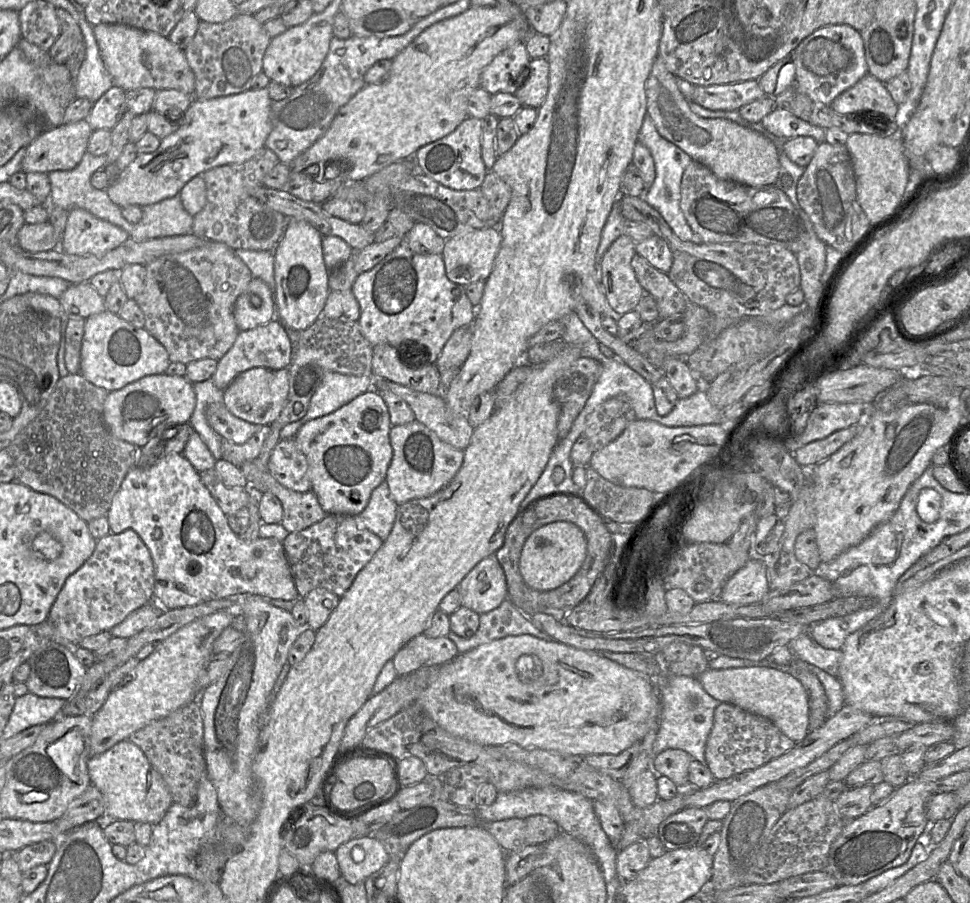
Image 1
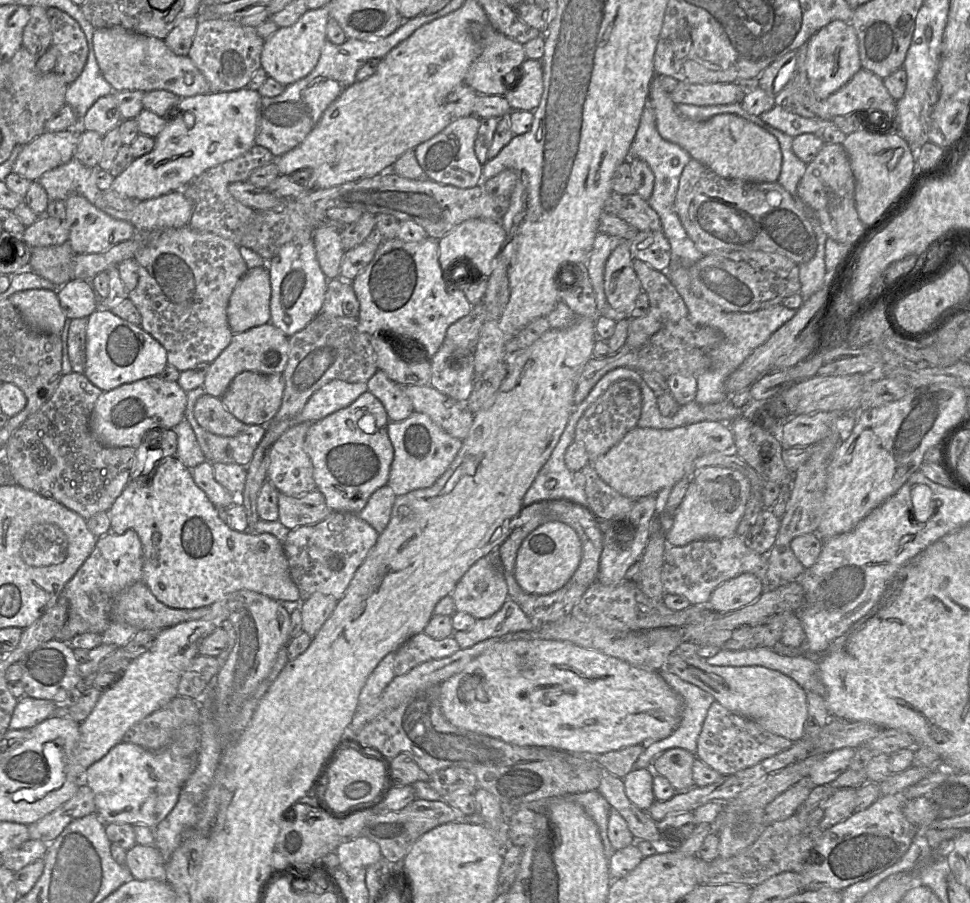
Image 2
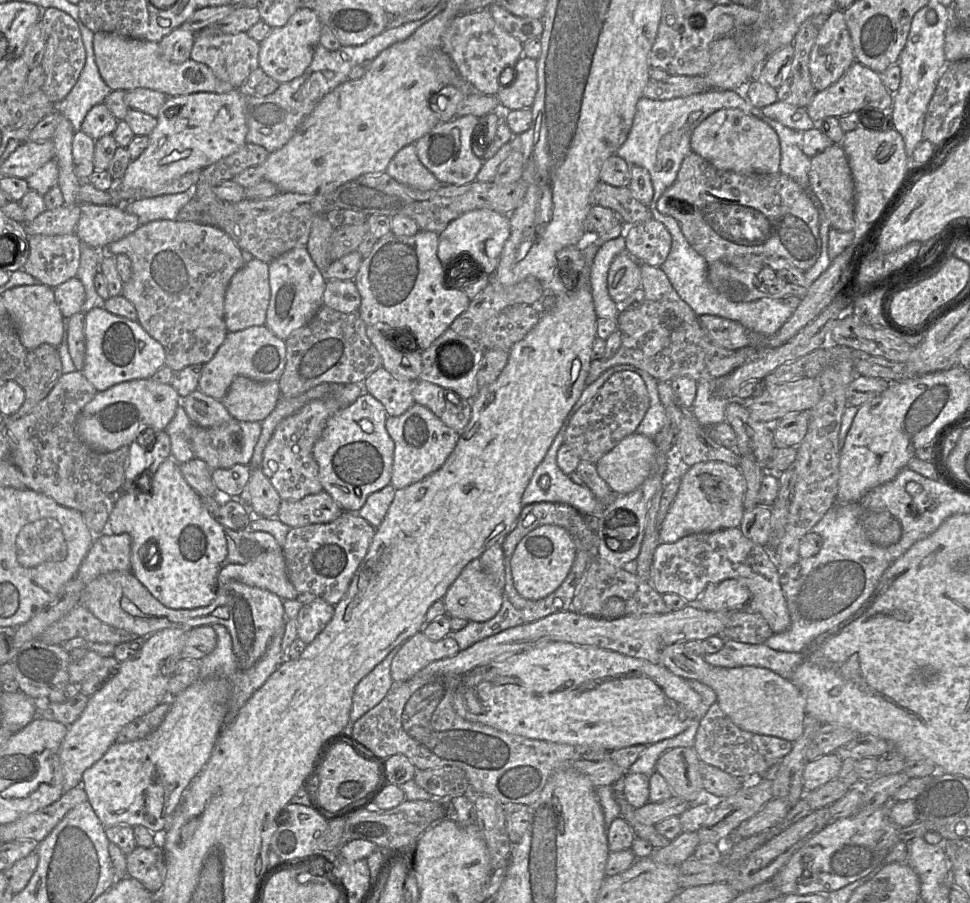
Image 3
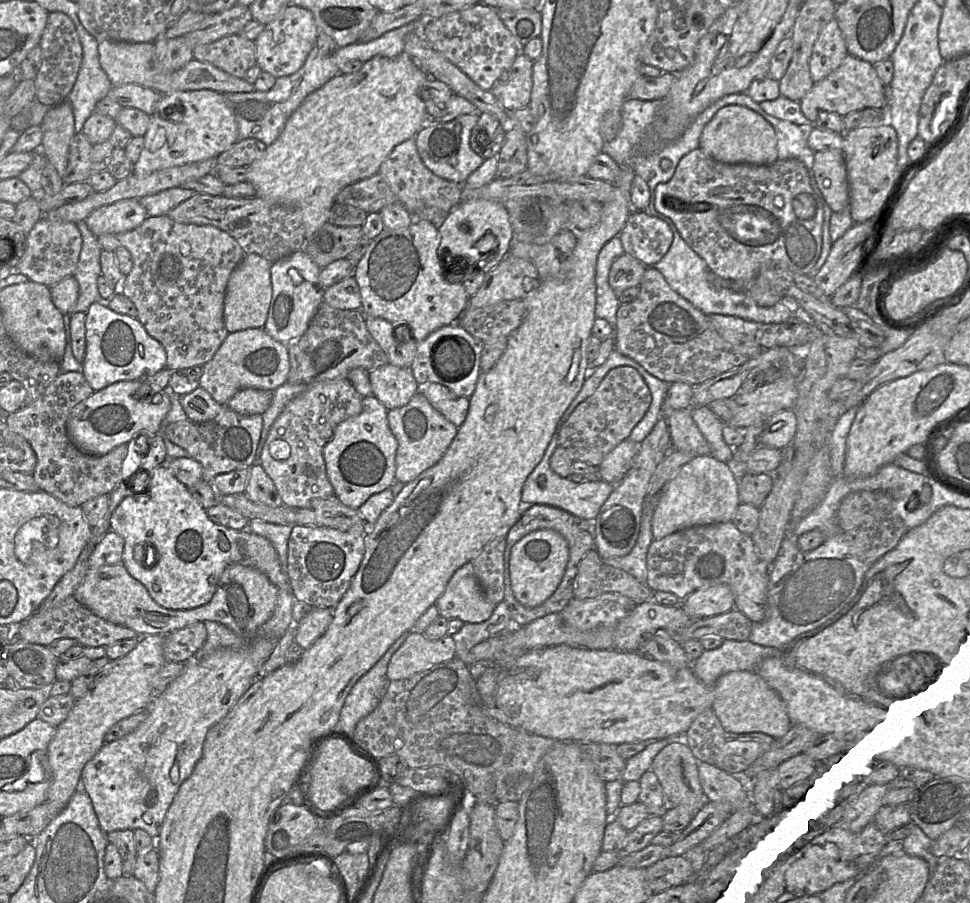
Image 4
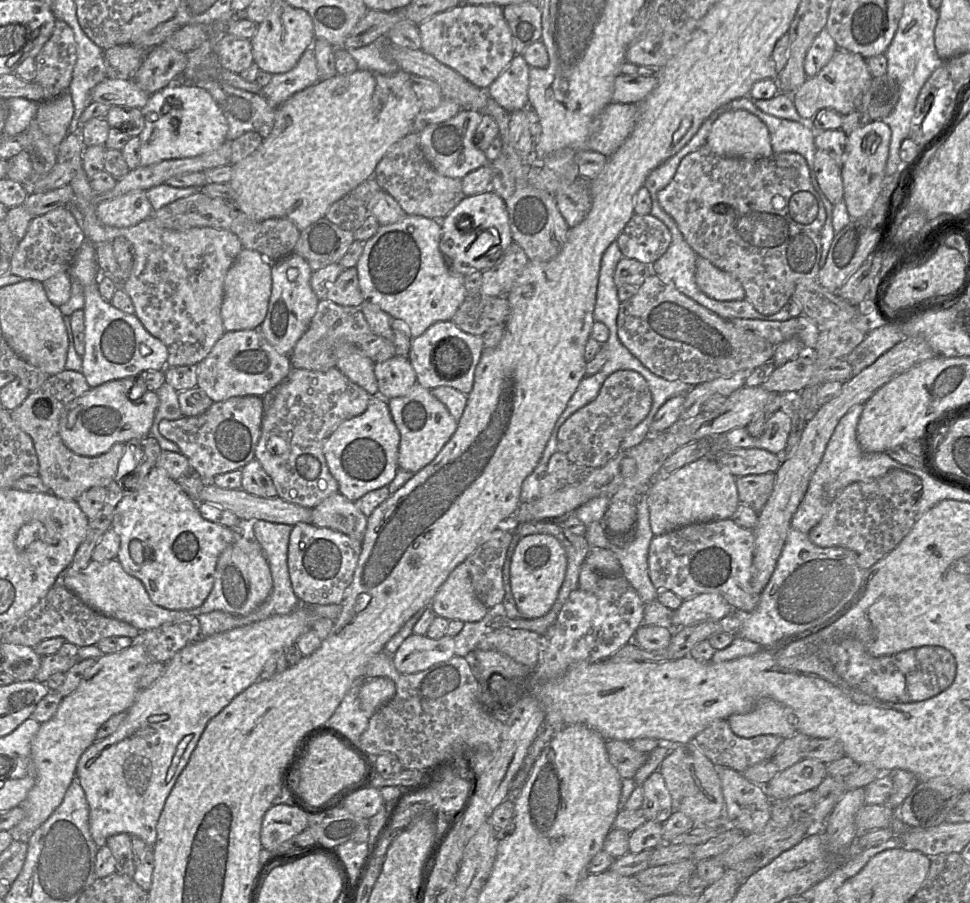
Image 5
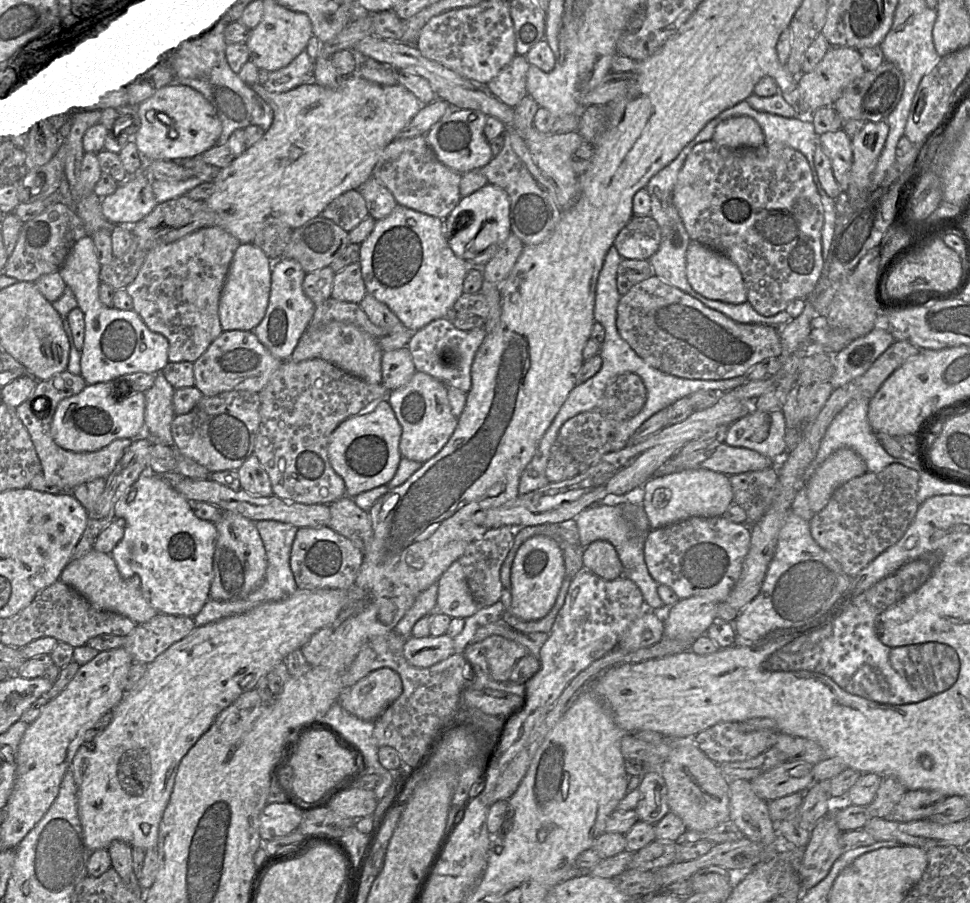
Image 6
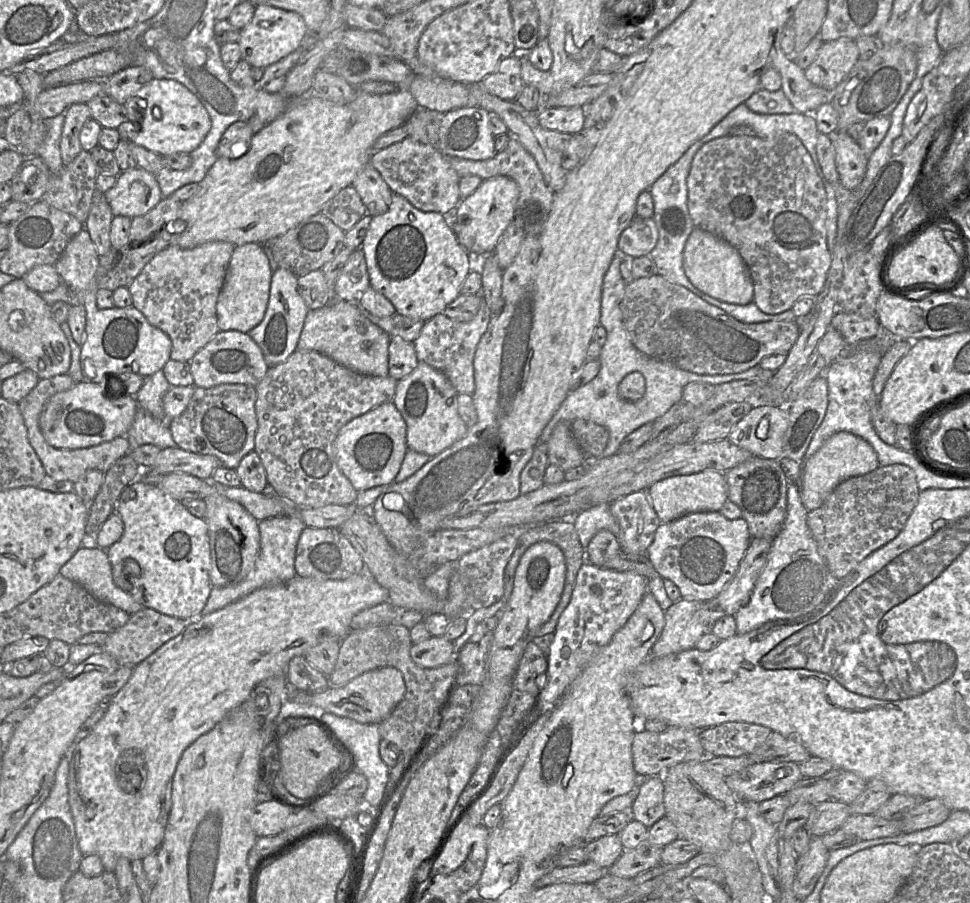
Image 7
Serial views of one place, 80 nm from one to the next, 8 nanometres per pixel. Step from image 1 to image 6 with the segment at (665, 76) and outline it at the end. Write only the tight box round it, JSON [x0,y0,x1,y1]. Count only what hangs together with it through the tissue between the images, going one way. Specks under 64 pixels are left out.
[712,116,765,149]

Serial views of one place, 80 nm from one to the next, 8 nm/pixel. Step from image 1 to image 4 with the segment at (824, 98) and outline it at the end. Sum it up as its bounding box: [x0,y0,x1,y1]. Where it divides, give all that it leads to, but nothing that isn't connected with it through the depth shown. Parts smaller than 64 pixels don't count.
[809,18,848,83]

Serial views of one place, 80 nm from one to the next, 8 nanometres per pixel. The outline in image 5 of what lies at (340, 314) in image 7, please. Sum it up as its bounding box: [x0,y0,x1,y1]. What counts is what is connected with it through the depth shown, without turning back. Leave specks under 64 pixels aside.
[334,342,378,396]

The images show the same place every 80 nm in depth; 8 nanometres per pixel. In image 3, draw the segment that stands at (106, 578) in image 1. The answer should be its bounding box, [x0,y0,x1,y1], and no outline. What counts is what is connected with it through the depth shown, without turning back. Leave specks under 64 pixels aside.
[76,531,131,584]

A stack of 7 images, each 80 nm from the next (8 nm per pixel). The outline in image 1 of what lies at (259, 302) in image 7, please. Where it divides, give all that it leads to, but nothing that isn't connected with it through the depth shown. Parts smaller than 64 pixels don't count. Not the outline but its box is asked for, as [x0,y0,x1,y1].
[233,278,274,331]

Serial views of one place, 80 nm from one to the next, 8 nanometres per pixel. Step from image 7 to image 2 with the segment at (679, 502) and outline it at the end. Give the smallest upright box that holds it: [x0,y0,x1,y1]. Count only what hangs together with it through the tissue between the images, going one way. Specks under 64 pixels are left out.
[665,466,751,546]

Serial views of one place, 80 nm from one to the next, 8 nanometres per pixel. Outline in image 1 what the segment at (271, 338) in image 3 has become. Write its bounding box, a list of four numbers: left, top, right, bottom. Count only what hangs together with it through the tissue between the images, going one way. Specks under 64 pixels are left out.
[210,319,292,390]

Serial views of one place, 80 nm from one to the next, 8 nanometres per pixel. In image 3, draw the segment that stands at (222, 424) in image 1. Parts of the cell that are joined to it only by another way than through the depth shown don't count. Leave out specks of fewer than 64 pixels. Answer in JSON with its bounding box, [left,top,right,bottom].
[181,389,232,427]

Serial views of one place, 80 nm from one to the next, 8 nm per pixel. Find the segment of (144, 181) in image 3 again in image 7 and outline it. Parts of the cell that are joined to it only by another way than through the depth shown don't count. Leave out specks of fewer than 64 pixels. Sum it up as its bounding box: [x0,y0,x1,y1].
[116,78,211,156]

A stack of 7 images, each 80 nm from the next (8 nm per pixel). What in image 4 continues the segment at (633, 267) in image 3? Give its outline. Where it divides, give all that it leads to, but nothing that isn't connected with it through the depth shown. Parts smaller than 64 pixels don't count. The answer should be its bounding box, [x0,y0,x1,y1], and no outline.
[609,254,646,295]

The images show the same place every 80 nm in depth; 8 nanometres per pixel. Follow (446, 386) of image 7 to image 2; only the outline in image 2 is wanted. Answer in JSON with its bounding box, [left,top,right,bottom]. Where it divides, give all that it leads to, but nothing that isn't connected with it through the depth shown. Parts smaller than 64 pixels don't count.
[387,411,462,496]

